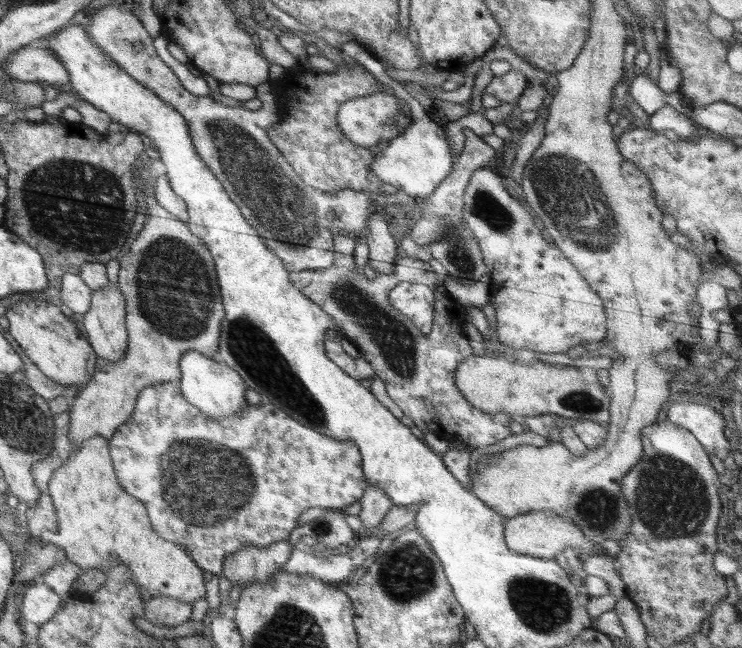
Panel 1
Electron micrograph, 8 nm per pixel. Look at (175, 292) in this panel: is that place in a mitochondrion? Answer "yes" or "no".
yes

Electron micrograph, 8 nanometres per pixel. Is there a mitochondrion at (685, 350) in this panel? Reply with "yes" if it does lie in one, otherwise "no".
no

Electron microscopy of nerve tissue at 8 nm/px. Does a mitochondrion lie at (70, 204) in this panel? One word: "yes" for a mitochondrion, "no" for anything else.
yes

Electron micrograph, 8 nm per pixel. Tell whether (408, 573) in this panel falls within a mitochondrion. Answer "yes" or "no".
yes

